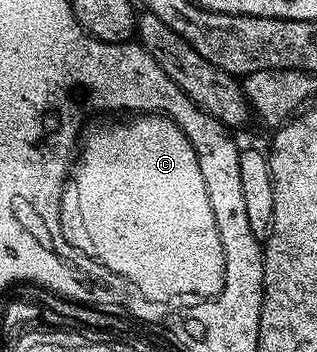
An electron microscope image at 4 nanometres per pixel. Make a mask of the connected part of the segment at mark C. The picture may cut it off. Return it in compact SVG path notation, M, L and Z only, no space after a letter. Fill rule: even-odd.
M140 113L132 119L129 123L104 123L101 127L96 127L92 132L85 134L82 139L82 146L78 151L78 158L75 160L74 166L70 172L70 178L64 184L64 197L60 201L60 228L66 237L66 241L70 246L75 247L80 252L81 256L87 257L89 260L101 263L106 269L110 269L114 274L120 276L125 284L133 283L146 298L147 302L152 303L172 303L175 299L187 300L191 297L193 300L199 301L201 299L211 299L222 289L224 284L224 242L218 237L218 229L214 225L214 209L210 209L210 193L206 193L206 181L202 181L202 169L198 169L198 157L194 153L194 145L190 145L190 141L186 137L186 133L182 133L182 129L178 129L178 125L173 119L168 118L166 115L159 113Z

